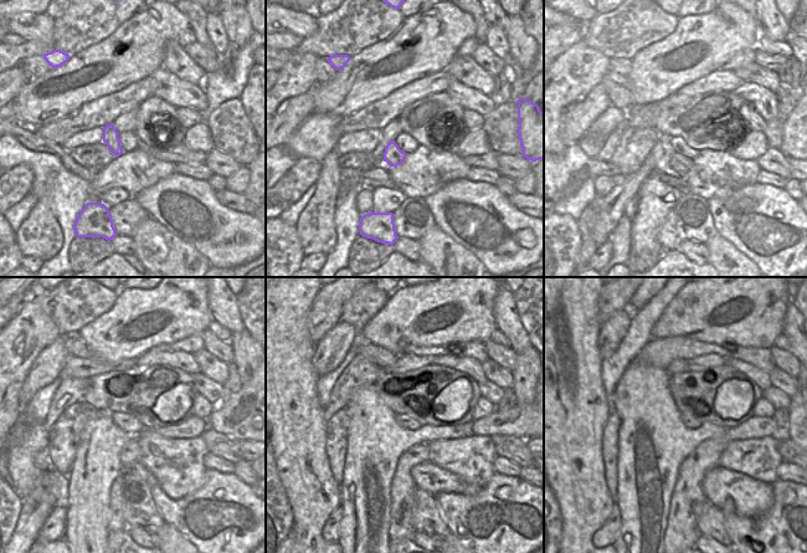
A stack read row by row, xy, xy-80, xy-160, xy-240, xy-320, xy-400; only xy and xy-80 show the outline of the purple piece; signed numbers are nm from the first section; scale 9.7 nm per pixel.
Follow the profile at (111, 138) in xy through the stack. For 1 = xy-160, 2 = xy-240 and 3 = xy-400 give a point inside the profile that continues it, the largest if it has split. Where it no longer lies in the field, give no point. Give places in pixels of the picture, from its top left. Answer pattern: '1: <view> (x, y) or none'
1: xy-160 (677, 163)
2: xy-240 (130, 452)
3: xy-400 (688, 502)

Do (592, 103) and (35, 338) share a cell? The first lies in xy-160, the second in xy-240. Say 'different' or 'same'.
different

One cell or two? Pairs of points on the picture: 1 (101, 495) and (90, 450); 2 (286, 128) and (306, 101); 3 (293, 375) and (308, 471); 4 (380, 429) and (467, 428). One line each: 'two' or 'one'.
1: one
2: one
3: one
4: one

